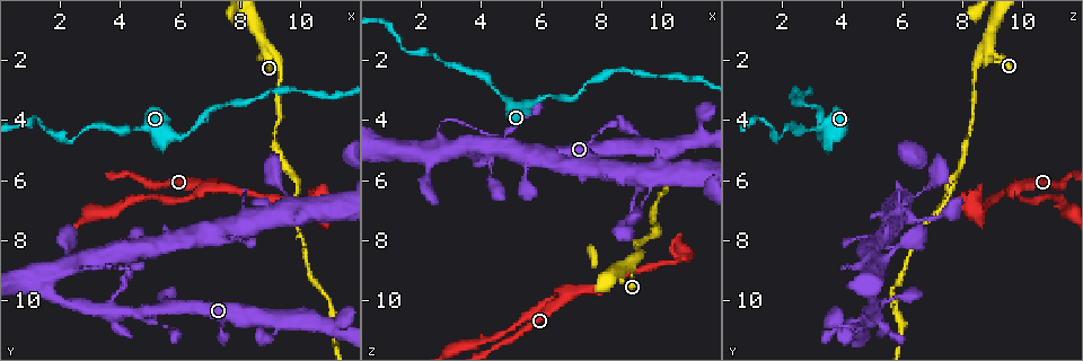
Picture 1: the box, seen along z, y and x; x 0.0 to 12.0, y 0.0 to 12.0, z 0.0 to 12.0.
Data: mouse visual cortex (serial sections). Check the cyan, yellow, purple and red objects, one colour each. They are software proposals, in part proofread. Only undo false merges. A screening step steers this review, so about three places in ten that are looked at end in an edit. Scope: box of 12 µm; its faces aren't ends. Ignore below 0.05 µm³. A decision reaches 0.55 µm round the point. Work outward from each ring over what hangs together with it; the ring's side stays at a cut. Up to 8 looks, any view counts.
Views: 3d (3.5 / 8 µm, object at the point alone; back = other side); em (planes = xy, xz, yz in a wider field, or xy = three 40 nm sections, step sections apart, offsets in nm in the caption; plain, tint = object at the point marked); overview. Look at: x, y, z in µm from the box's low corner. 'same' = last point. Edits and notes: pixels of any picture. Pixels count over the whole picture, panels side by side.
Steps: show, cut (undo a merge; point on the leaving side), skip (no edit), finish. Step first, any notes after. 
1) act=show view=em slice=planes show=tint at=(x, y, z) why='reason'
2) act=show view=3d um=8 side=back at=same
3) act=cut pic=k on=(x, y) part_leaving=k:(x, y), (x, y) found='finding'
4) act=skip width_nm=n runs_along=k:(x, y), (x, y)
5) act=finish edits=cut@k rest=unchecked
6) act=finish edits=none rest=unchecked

act=show view=3d um=8 at=(6.8, 6.2, 10.0) why='sudden change in width'

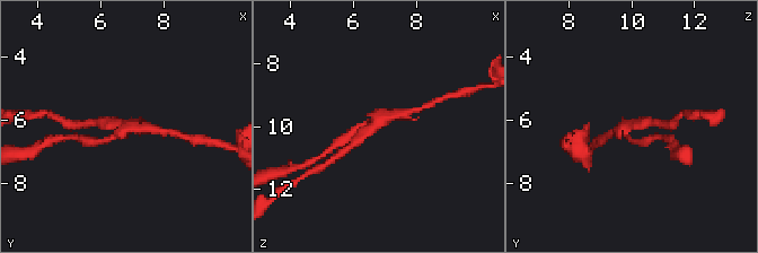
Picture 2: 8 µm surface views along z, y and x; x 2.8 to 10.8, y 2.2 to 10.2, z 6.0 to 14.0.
act=show view=em slice=planes show=tint at=(6.7, 6.3, 9.9) arms=3 arm_widths_nm=200,250,300 why='shape alone is not enough'

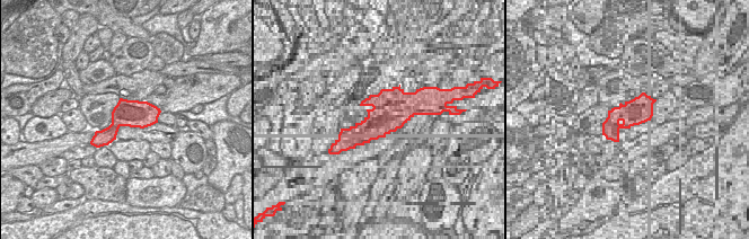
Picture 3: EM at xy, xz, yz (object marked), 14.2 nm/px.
act=cut pic=2 on=(350, 132) part_leaving=2:(364, 123), (352, 130), (328, 150) found='two cells meet here'

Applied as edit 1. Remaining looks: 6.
act=show view=3d um=3.5 at=(5.8, 4.5, 3.4) why='abrupt turn'

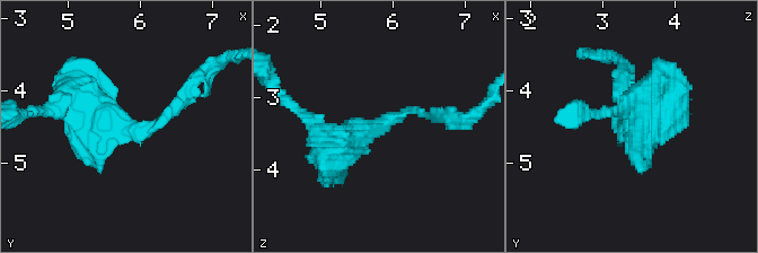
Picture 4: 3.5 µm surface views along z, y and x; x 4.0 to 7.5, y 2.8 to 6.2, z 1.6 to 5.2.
act=show view=em slice=xy step=2 show=tint at=(5.85, 4.50, 3.35) arm_widths_nm=150,500 why='need the tissue'

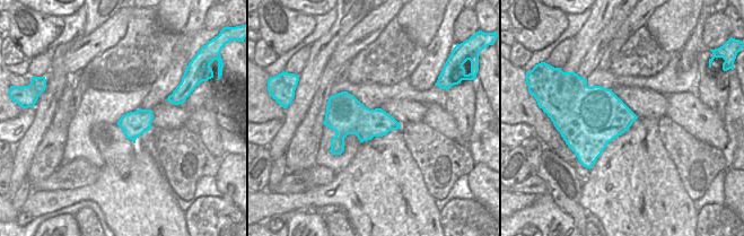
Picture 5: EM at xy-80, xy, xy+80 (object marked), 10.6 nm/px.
act=skip runs_along=4:(333, 159), (408, 110), (440, 119) found='all the same cell'

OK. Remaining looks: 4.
act=show view=3d um=3.5 at=(9.4, 2.4, 8.4) why='thick turns thin'

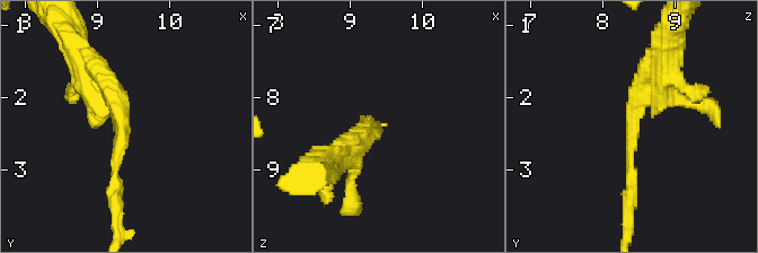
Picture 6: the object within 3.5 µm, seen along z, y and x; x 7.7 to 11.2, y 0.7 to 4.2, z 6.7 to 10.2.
act=show view=em slice=xy step=5 show=tint at=(9.30, 2.40, 8.40) arm_widths_nm=150,250

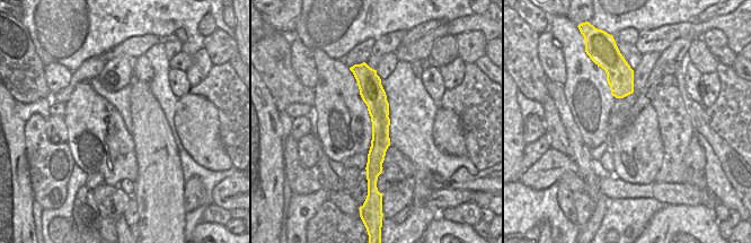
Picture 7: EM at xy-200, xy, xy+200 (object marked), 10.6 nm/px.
act=show view=em slice=xy step=3 show=tint at=same why='cut it another way'

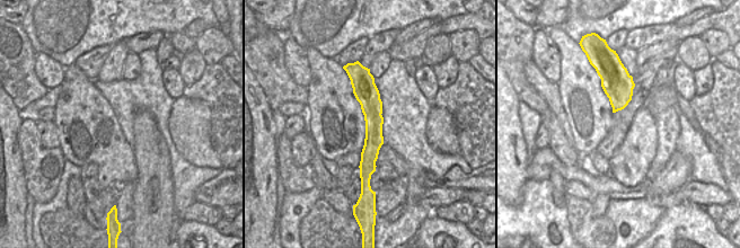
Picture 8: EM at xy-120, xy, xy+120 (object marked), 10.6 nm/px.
act=cut pic=6 on=(629, 212) part_leaving=6:(121, 131), (114, 169), (117, 235) found='a second cell is stuck on'

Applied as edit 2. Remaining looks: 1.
act=finish edits=cut@2,cut@6 rest=unchecked

